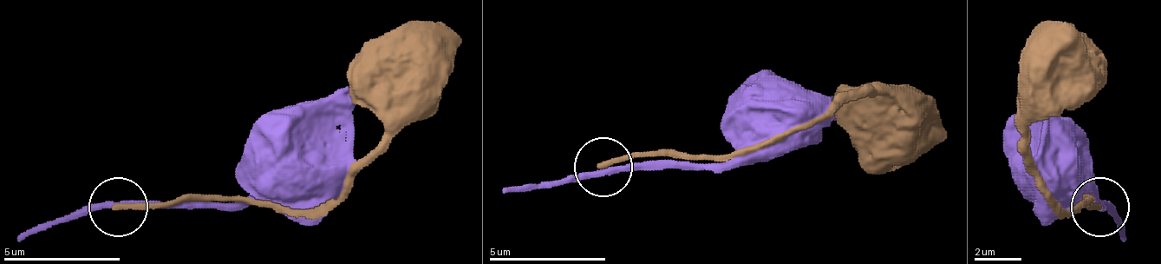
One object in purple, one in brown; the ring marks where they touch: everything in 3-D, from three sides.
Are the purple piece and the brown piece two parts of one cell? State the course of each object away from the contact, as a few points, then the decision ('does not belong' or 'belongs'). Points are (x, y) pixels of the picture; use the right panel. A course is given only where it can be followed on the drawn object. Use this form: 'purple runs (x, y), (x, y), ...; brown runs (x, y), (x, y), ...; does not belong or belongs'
purple runs (1105, 205), (1099, 205), (1099, 188), (1069, 164); brown runs (1099, 205), (1086, 205), (1086, 199), (1063, 211), (1040, 188), (1028, 141), (1028, 111), (1052, 88), (1052, 64); does not belong

